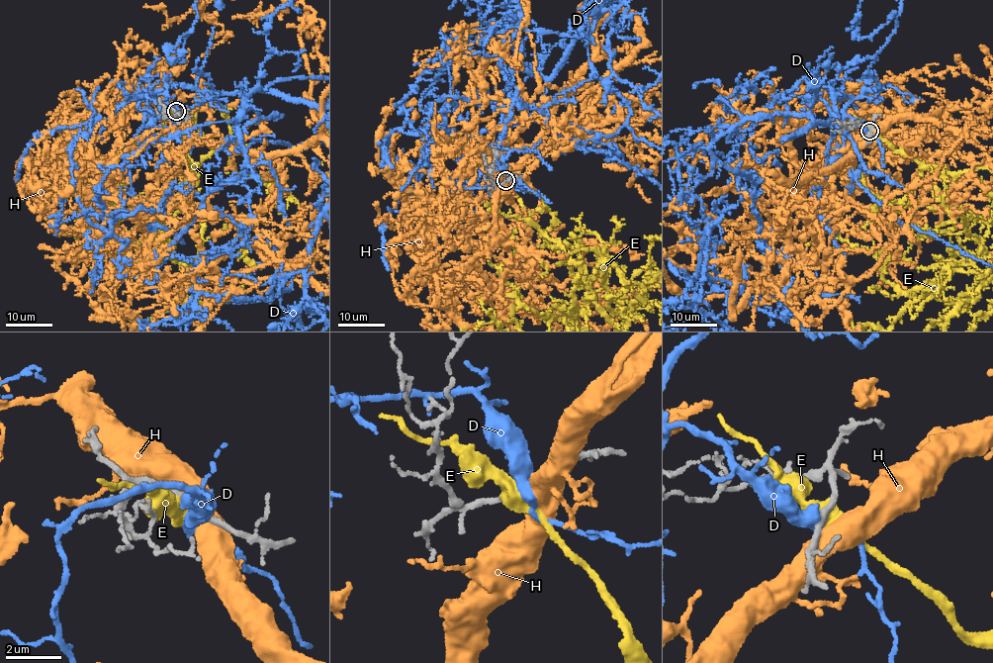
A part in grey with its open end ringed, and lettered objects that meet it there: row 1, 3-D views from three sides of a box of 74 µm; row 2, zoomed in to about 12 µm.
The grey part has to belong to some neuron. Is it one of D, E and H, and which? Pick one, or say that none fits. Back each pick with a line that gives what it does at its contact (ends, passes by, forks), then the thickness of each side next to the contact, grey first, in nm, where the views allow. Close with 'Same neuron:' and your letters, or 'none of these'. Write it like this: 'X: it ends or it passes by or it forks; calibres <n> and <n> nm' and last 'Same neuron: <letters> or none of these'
D: it passes by; calibres 240 and 500 nm
Same neuron: D

